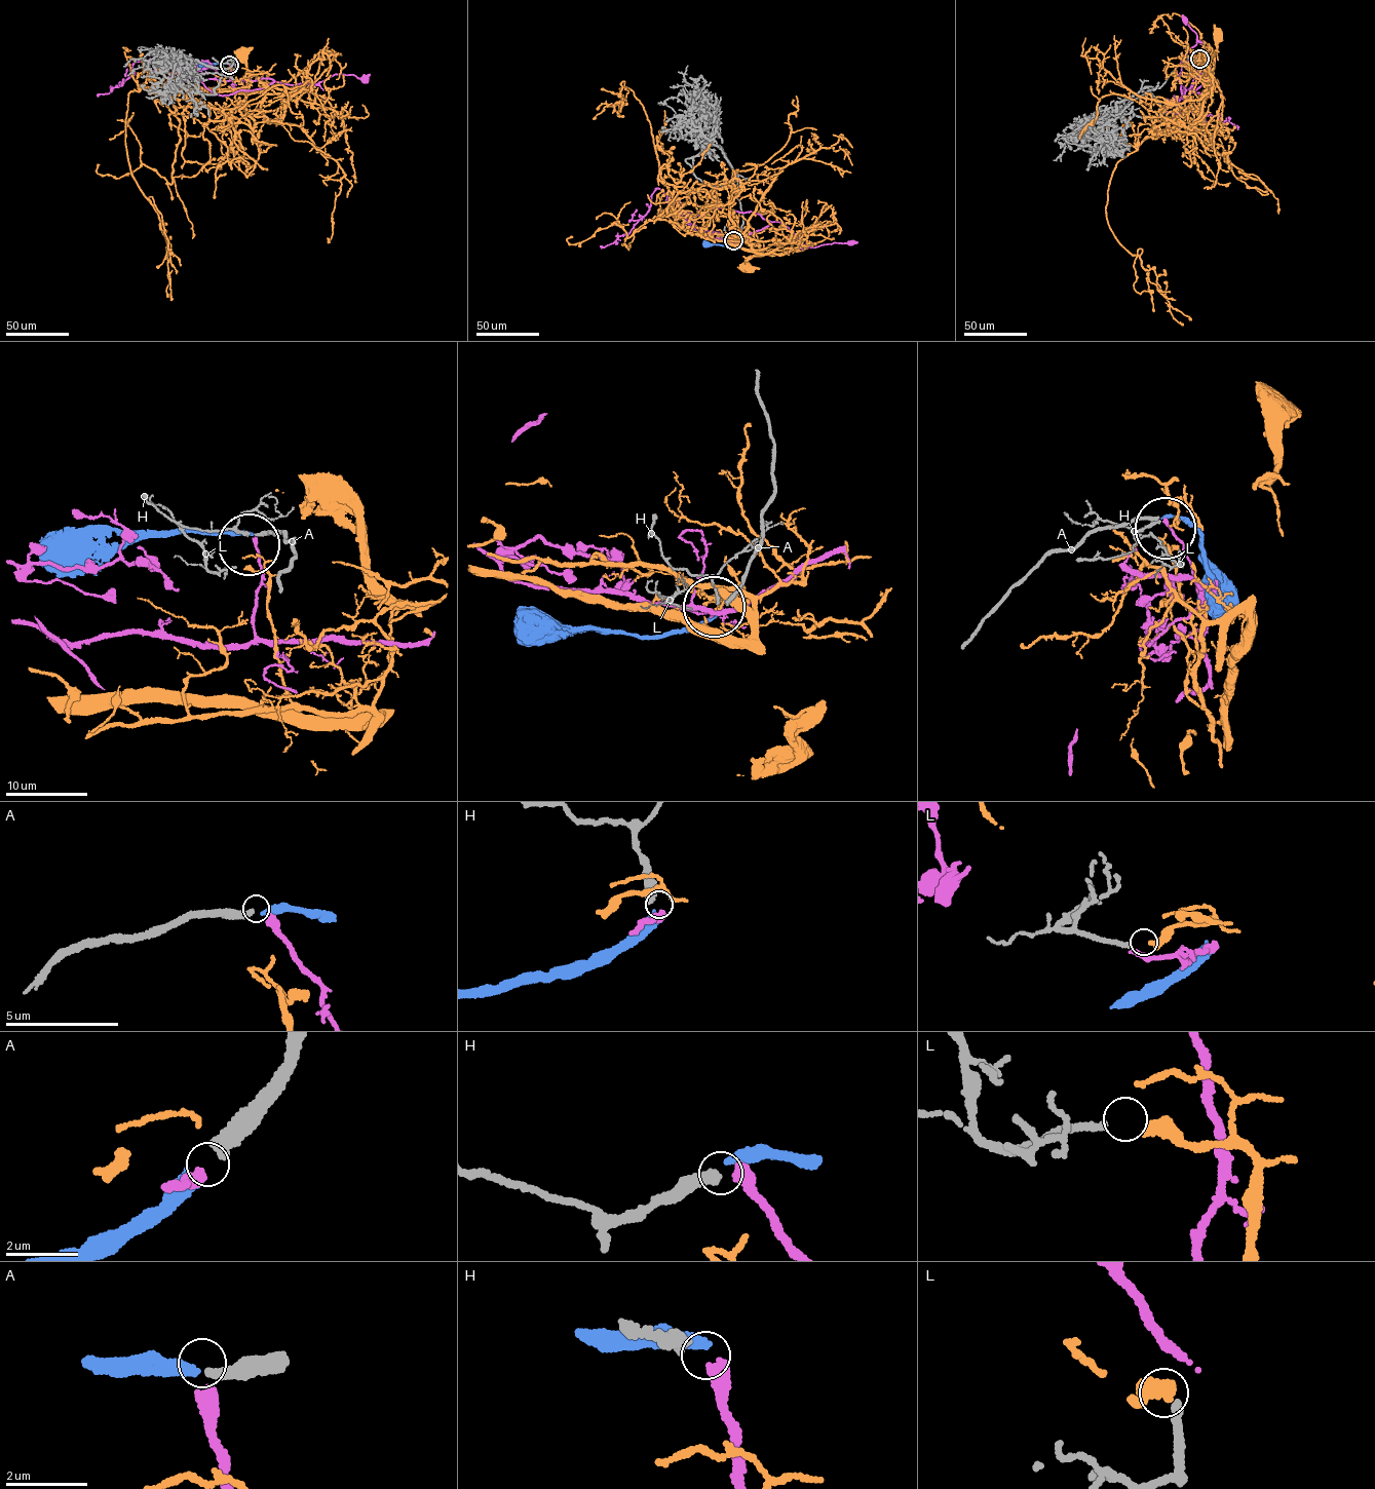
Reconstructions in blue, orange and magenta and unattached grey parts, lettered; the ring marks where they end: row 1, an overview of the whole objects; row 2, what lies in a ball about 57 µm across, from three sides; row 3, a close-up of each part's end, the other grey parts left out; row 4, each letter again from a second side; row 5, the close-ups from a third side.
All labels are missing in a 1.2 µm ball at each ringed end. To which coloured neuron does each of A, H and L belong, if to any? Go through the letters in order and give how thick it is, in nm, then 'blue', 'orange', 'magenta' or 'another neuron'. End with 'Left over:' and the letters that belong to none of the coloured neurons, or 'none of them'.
A: 340 nm | blue
H: 360 nm | magenta
L: 200 nm | orange
Left over: none of them

